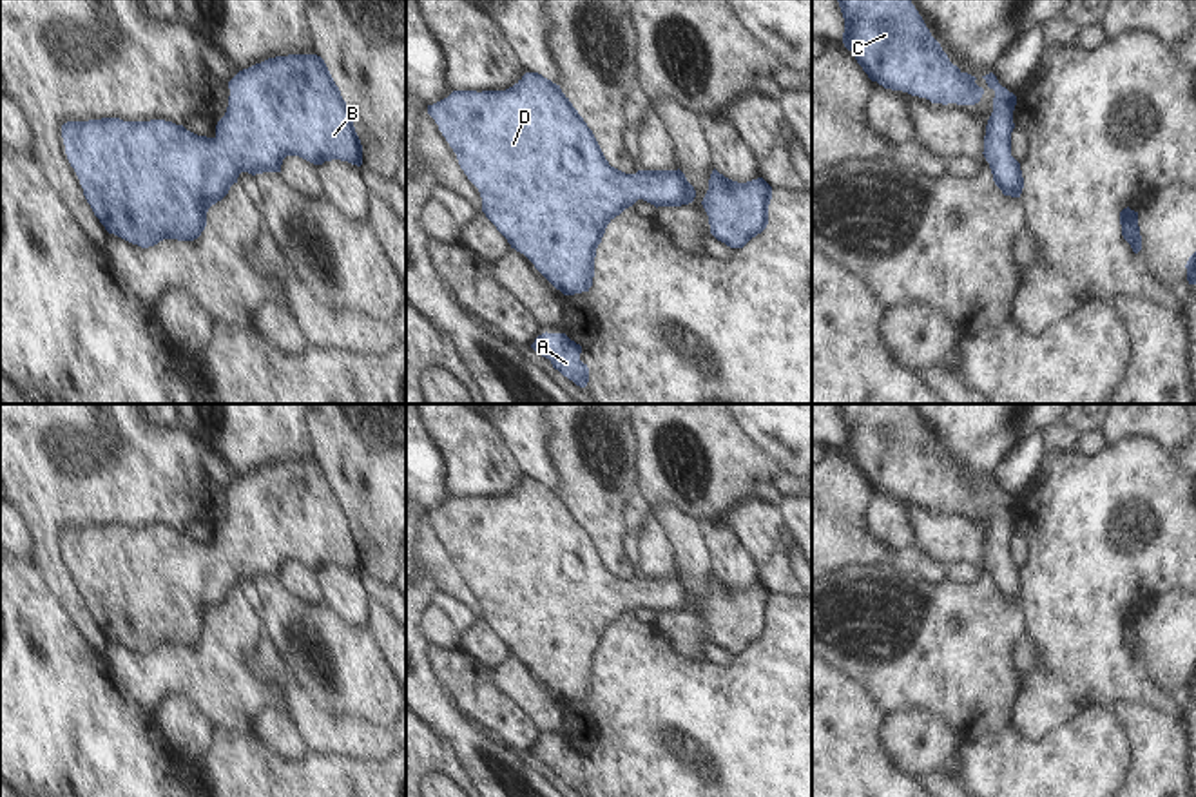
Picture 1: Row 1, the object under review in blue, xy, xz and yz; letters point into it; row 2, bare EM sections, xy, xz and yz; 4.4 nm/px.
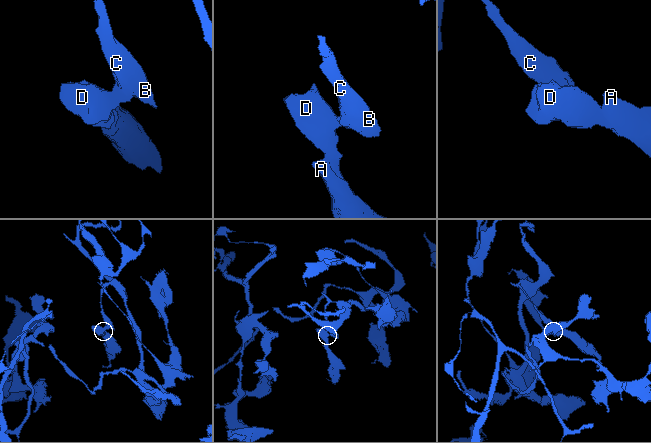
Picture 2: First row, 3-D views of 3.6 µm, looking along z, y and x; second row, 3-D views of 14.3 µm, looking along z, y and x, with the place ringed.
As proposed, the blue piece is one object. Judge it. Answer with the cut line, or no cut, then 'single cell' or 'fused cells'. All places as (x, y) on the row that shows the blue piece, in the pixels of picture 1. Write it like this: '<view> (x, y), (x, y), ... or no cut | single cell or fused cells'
no cut | single cell

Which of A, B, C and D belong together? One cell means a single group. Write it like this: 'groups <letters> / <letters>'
groups A B C D

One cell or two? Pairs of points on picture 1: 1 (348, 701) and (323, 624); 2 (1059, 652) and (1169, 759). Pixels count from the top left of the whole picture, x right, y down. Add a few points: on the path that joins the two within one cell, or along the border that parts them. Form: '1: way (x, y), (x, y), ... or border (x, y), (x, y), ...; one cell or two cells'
1: way (348, 681), (348, 674), (336, 660), (328, 643); one cell
2: border (1142, 700), (1120, 700), (1115, 705); two cells

